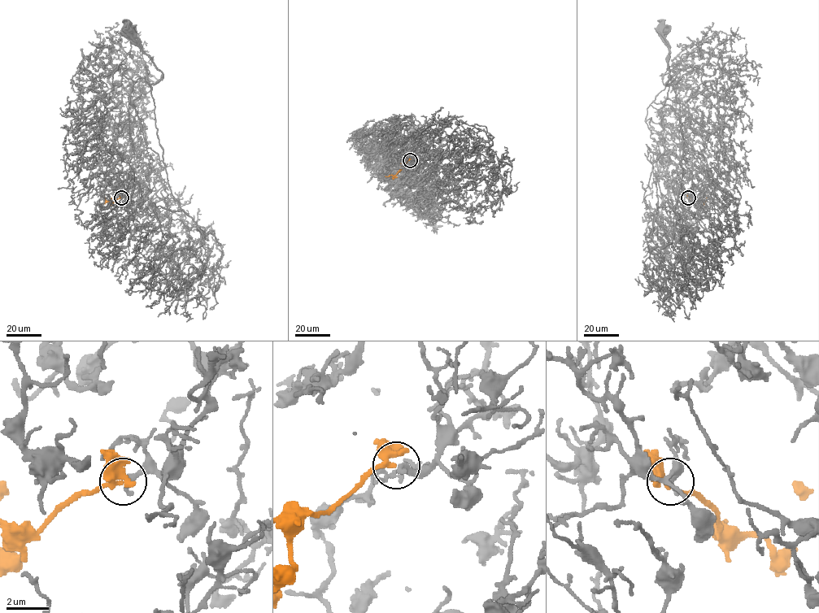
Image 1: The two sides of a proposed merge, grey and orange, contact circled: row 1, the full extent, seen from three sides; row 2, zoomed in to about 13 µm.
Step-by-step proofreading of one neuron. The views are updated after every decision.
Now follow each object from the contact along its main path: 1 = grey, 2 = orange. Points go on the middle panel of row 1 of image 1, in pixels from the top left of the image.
1: (410, 160), (415, 146), (416, 163), (435, 160), (419, 136), (434, 154), (450, 141), (416, 134)
2: (410, 160), (402, 165), (395, 175), (385, 176)

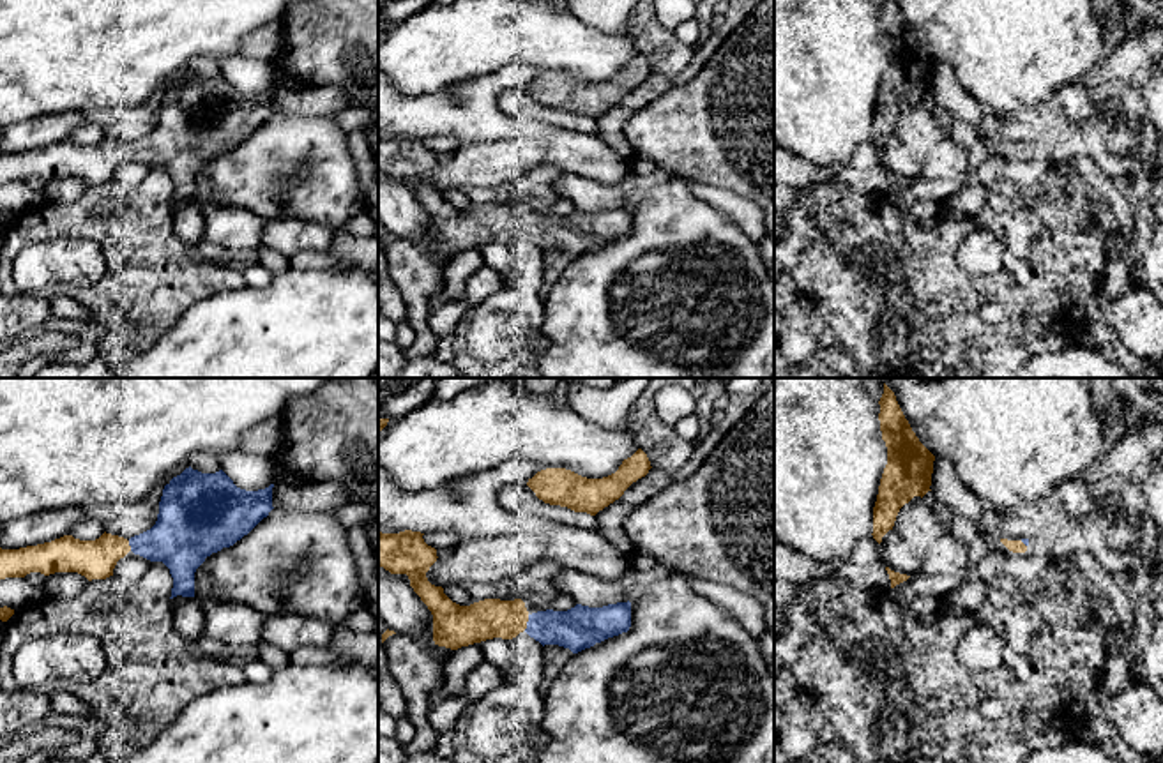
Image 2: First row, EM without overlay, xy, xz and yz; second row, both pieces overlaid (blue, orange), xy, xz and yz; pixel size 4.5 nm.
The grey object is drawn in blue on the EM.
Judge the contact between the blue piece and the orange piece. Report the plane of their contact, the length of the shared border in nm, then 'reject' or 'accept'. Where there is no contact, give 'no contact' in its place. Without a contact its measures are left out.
meets blue in xz; contact 80 nm long; accept

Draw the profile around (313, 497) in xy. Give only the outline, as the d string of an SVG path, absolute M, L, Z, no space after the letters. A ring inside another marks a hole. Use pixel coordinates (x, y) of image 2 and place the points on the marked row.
M306 482L299 486L276 484L272 487L272 507L304 512L332 512L352 498L338 482Z

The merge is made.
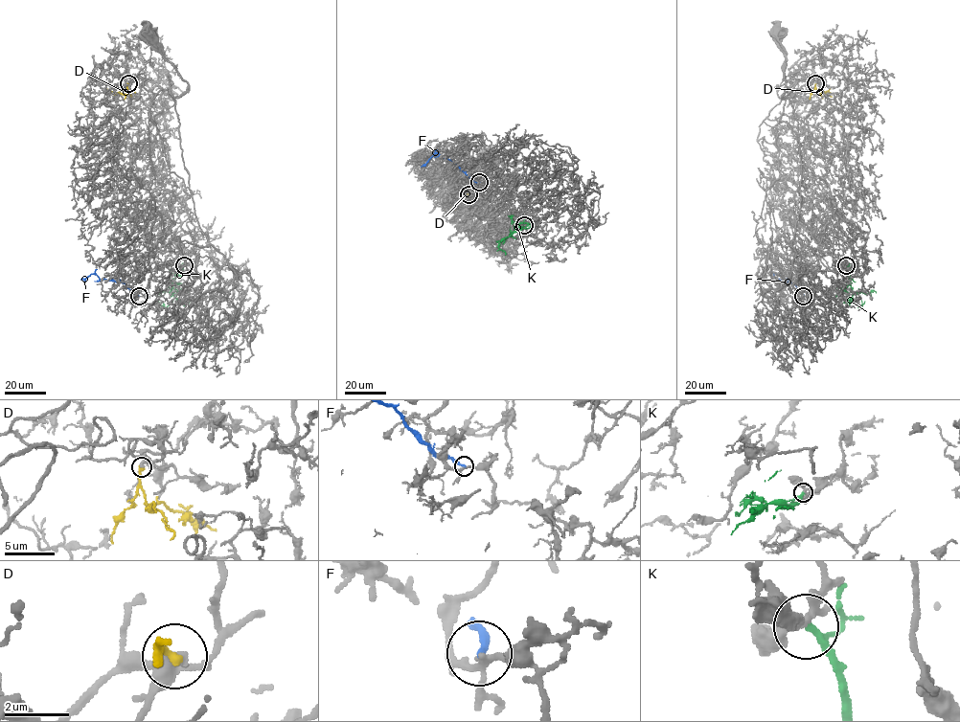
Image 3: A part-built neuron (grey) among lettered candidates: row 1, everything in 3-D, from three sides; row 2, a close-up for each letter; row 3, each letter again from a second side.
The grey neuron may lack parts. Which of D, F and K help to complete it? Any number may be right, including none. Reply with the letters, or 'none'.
D

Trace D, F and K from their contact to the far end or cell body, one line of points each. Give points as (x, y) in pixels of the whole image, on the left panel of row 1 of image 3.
D: (128, 83), (125, 91), (116, 93), (103, 89)
F: (139, 296), (125, 283), (100, 279), (96, 274), (80, 280)
K: (184, 265), (173, 281), (171, 293), (159, 293), (165, 290), (165, 293)

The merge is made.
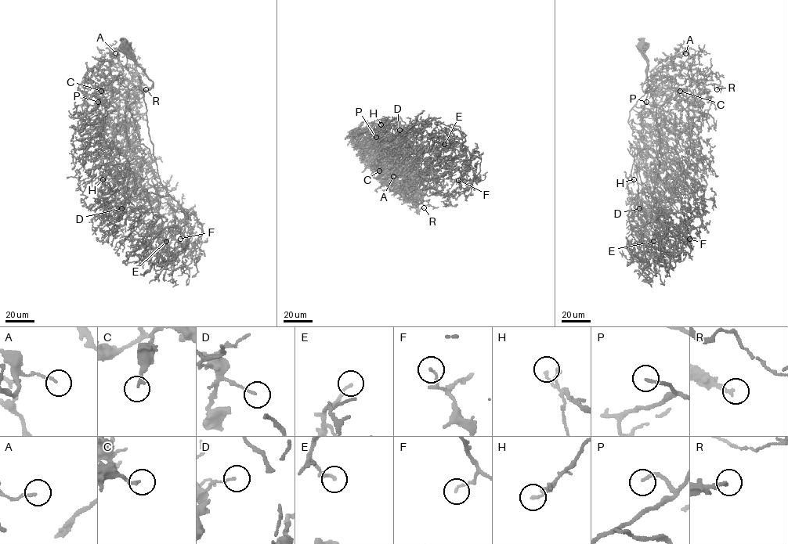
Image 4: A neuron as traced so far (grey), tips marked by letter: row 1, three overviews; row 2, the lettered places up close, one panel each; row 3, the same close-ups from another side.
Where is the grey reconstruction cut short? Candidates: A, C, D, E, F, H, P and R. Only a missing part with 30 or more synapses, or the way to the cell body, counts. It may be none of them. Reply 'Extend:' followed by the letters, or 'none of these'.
Extend: C, F, P

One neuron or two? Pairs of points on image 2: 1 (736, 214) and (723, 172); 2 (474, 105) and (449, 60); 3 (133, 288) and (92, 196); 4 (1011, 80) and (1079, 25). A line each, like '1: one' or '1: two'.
1: two
2: two
3: one
4: one

